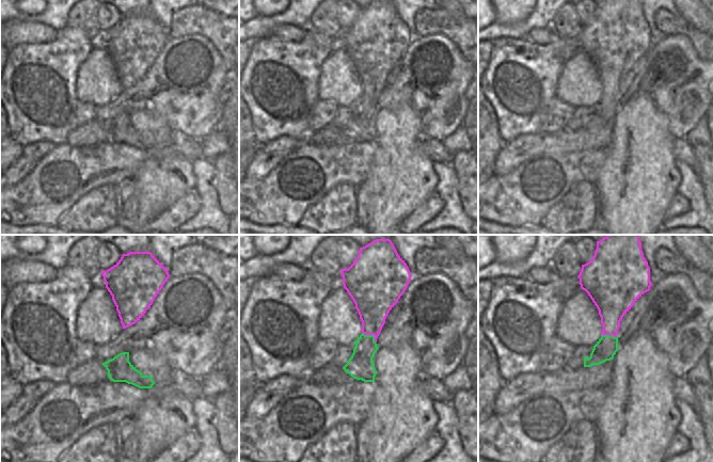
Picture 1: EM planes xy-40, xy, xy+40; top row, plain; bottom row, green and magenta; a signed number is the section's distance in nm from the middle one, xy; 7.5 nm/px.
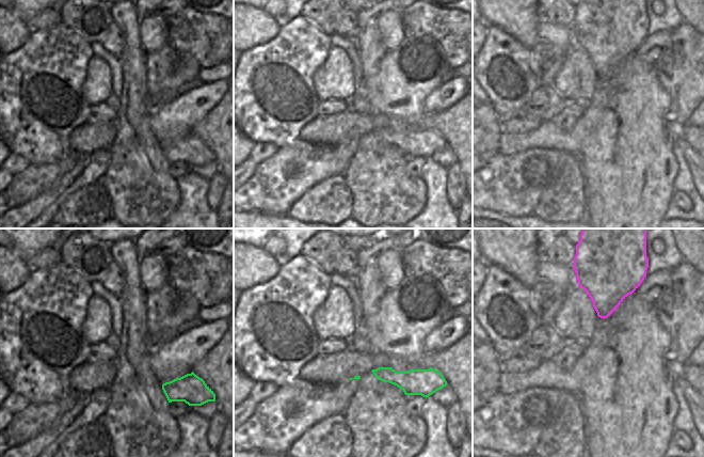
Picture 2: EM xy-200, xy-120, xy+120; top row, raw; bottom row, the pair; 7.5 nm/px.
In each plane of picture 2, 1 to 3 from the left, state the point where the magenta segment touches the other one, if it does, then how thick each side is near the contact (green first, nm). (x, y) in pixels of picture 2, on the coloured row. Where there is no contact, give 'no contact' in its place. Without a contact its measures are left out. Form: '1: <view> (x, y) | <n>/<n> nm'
1: no contact
2: no contact
3: no contact

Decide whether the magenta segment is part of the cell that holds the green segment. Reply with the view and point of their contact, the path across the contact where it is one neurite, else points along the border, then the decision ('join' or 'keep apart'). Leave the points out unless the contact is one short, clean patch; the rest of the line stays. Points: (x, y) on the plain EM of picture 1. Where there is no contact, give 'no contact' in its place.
meets green in xy at (370, 96); border along xy (362, 93), (373, 96), (376, 102); keep apart

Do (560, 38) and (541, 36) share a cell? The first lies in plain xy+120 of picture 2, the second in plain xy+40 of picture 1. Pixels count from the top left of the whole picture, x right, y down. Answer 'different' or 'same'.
same

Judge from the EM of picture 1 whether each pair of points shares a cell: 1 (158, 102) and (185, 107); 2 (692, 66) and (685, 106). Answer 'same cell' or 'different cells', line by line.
1: same cell
2: same cell

